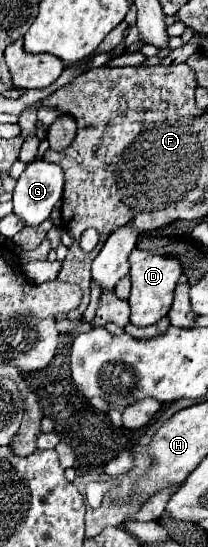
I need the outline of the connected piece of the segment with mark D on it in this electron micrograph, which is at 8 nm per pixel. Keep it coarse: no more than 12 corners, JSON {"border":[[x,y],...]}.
{"border":[[129,254],[131,324],[167,316],[181,276],[177,258]]}

